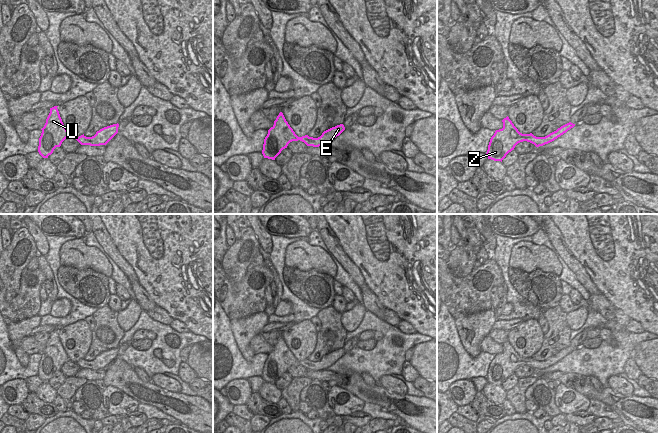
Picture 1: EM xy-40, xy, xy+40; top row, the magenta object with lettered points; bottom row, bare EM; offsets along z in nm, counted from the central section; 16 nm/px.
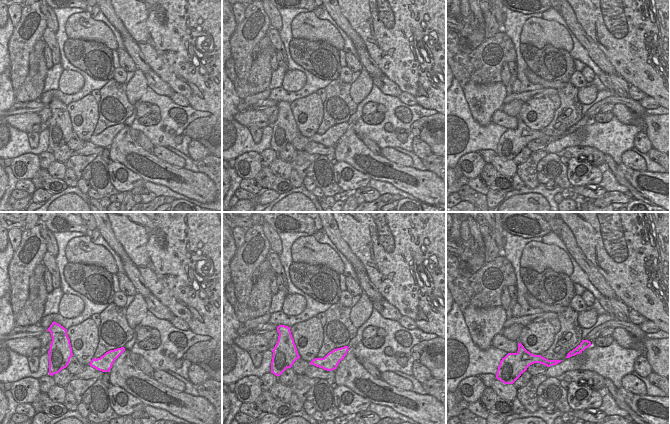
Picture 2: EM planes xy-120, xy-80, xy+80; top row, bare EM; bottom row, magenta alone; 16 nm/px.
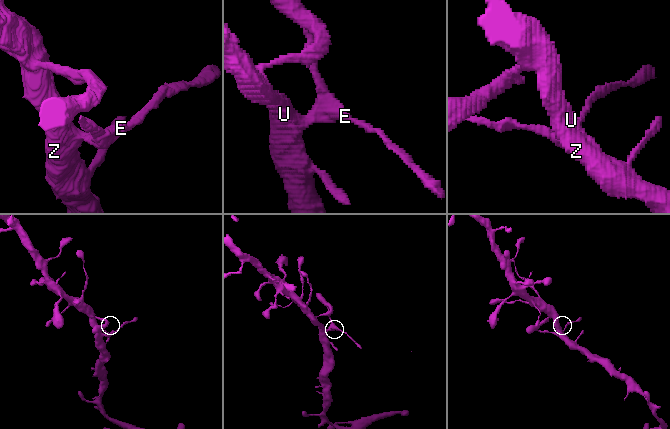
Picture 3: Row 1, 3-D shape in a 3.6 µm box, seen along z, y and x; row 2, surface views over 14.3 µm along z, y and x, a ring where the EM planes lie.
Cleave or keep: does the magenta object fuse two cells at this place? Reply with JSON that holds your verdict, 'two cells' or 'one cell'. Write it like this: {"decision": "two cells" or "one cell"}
{"decision": "two cells"}

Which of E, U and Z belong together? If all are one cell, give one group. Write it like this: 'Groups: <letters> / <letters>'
Groups: E / U Z

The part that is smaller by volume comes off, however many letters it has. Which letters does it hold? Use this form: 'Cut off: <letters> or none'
Cut off: E.

